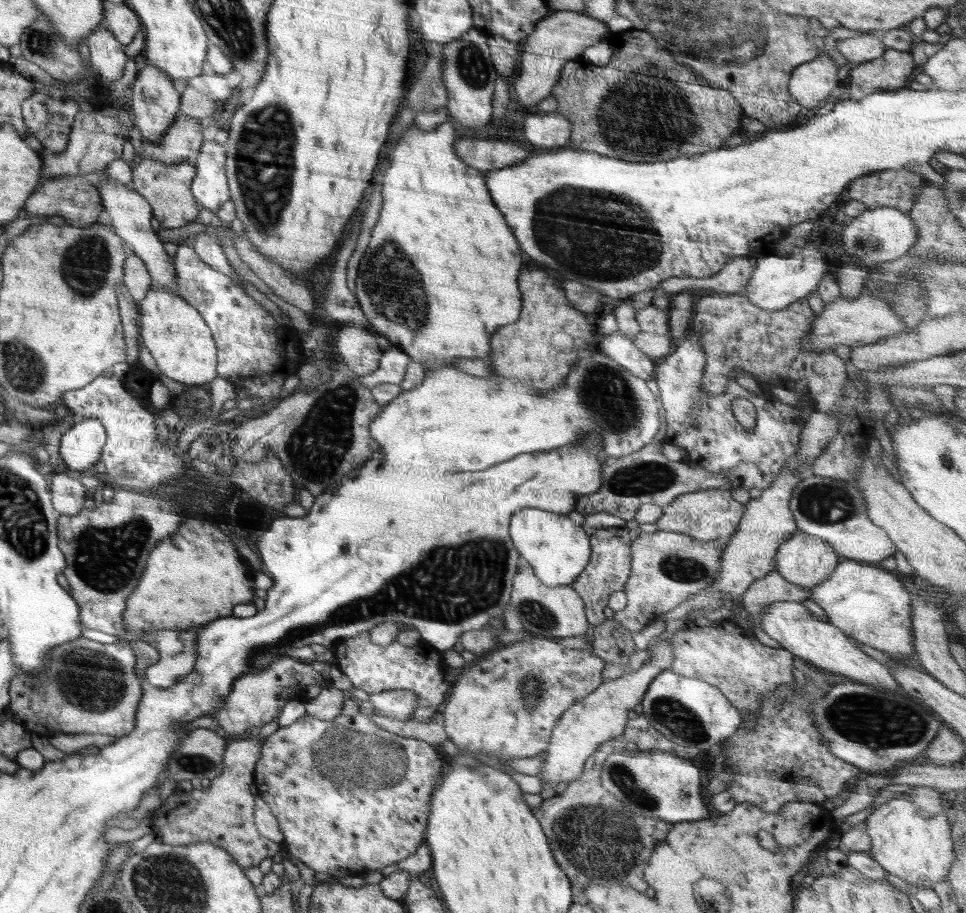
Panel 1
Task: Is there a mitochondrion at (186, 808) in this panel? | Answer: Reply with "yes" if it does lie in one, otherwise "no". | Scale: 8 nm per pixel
no

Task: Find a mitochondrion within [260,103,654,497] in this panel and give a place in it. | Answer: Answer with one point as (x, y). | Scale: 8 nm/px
(317, 446)

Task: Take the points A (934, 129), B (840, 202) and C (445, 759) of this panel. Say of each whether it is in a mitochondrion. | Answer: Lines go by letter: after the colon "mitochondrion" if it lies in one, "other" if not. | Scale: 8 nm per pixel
A: other
B: other
C: other

